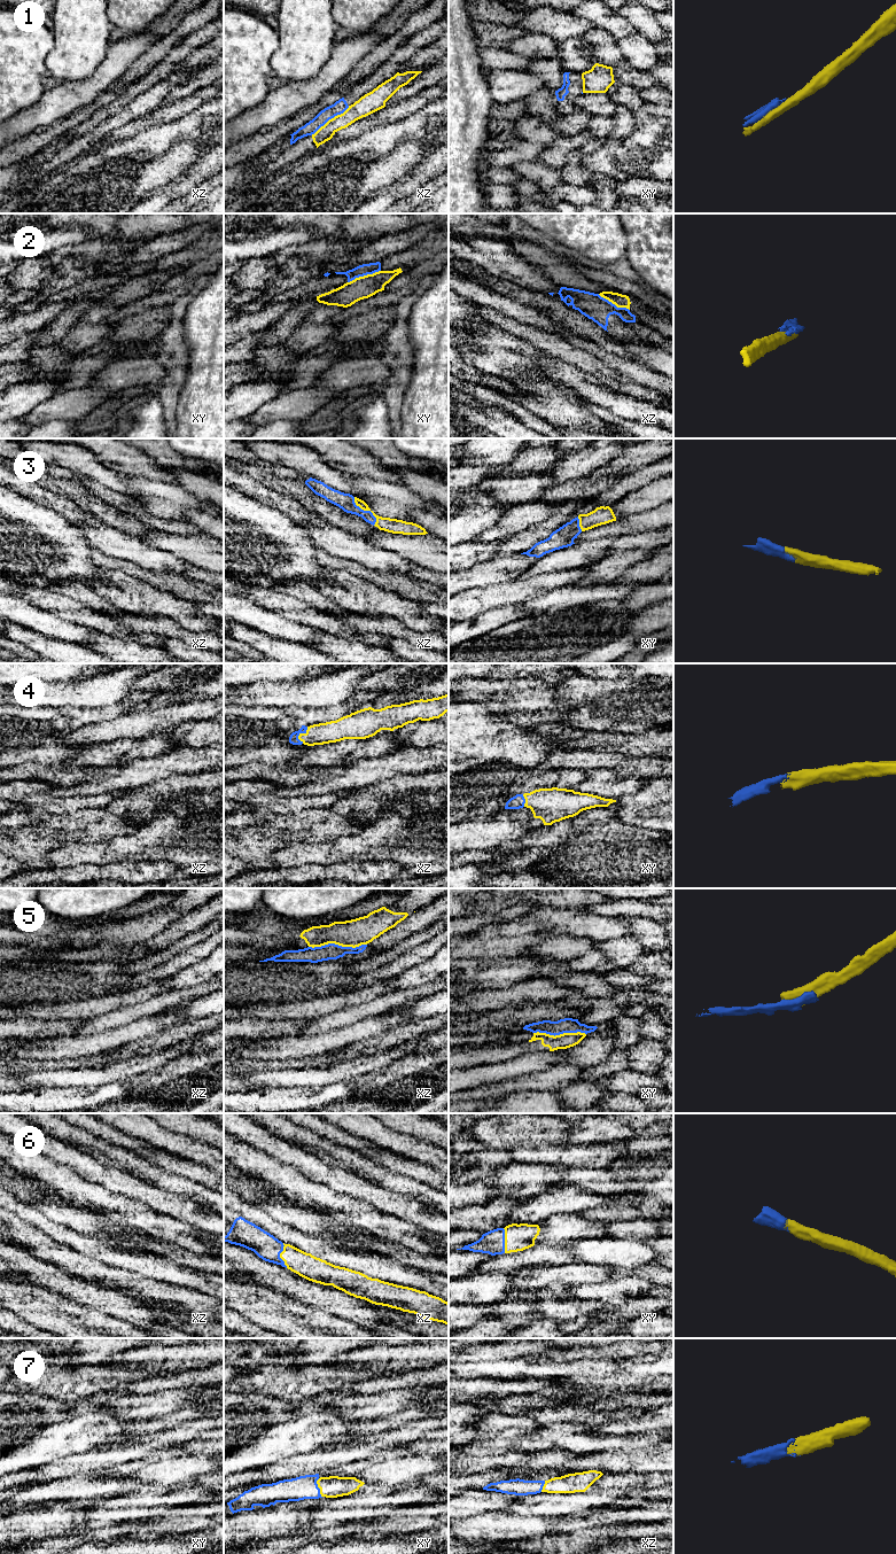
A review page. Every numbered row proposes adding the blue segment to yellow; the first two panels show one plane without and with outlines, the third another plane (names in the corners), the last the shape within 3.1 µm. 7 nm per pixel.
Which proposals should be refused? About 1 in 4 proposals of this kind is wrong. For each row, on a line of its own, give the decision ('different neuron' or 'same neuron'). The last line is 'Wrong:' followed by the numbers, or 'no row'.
1: different neuron
2: different neuron
3: same neuron
4: same neuron
5: different neuron
6: same neuron
7: same neuron
Wrong: 1, 2, 5

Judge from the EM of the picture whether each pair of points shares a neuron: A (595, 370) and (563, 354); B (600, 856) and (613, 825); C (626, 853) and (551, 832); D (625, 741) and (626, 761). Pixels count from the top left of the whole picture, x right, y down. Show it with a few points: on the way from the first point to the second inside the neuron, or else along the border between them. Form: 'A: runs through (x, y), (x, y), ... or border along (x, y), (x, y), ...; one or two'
A: runs through (587, 362), (571, 355); one
B: runs through (607, 848), (609, 833); one
C: runs through (608, 853), (569, 851); one
D: border along (600, 750), (633, 755), (654, 755); two

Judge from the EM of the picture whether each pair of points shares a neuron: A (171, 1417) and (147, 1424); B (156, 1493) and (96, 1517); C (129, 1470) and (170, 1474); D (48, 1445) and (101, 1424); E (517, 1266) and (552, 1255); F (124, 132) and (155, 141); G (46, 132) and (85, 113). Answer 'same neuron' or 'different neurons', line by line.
A: same neuron
B: same neuron
C: same neuron
D: same neuron
E: same neuron
F: different neurons
G: same neuron

